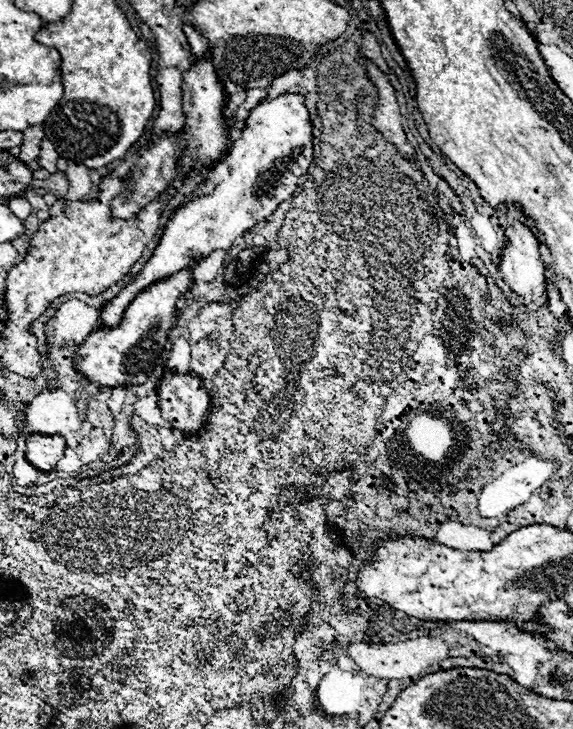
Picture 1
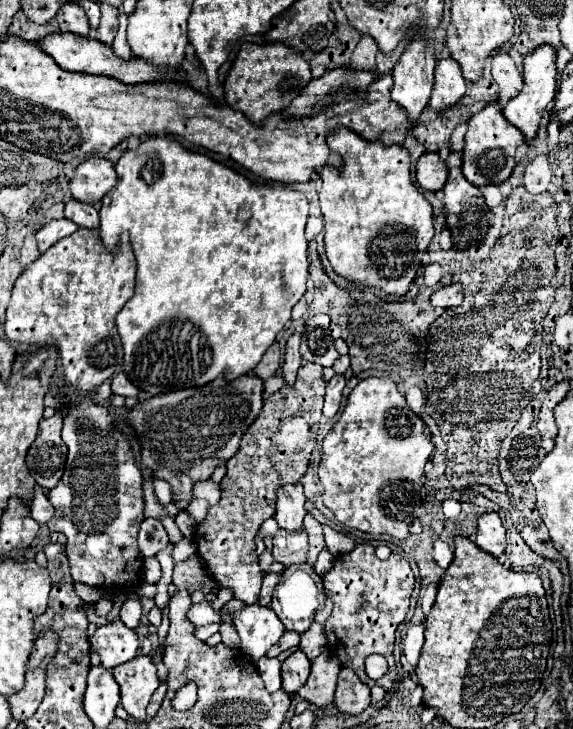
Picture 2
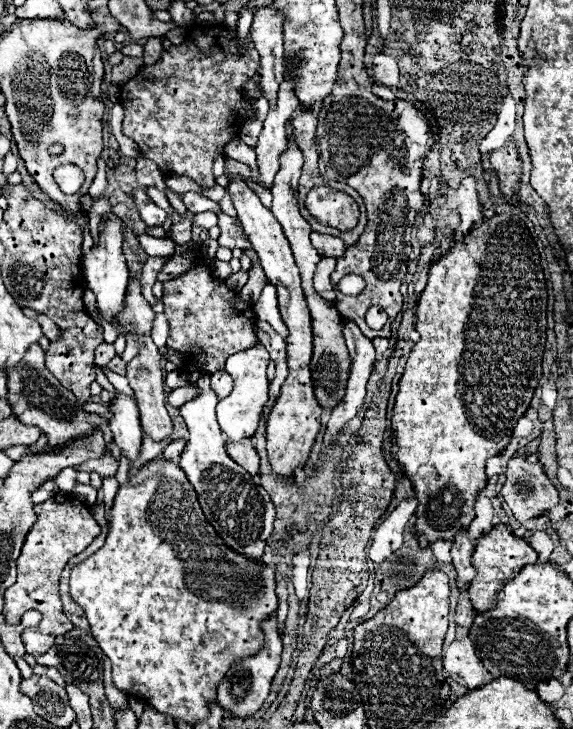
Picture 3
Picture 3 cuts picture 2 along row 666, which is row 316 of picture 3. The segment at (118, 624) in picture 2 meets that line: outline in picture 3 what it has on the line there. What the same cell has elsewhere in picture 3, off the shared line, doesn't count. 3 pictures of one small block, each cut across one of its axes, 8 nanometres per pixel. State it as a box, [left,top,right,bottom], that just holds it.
[84,212,128,324]

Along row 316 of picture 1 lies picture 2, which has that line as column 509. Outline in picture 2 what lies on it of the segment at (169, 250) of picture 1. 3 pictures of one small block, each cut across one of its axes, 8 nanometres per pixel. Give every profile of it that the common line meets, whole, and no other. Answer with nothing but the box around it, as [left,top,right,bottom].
[504,44,556,142]

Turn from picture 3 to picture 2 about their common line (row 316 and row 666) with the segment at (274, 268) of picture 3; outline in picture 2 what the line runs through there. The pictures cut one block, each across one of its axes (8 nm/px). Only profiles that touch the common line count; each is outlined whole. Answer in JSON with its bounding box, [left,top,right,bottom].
[282,650,310,694]

